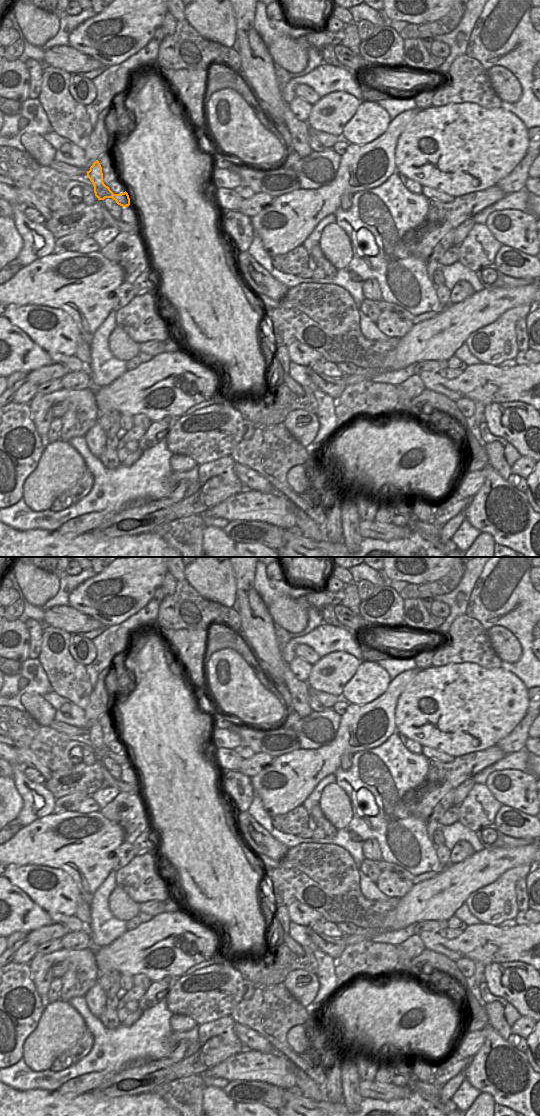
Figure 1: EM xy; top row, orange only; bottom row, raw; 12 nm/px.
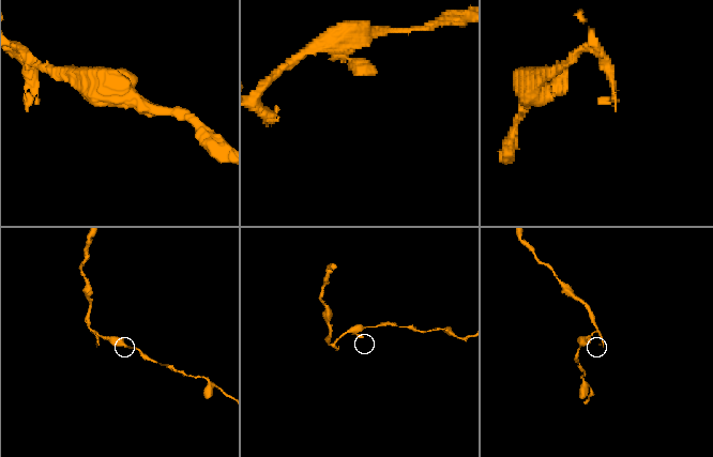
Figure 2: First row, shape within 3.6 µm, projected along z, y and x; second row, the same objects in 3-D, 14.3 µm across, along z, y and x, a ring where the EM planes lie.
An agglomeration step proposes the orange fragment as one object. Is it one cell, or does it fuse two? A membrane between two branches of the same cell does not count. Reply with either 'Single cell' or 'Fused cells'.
Fused cells

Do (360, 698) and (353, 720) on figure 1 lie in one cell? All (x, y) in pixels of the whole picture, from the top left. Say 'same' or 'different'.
different

